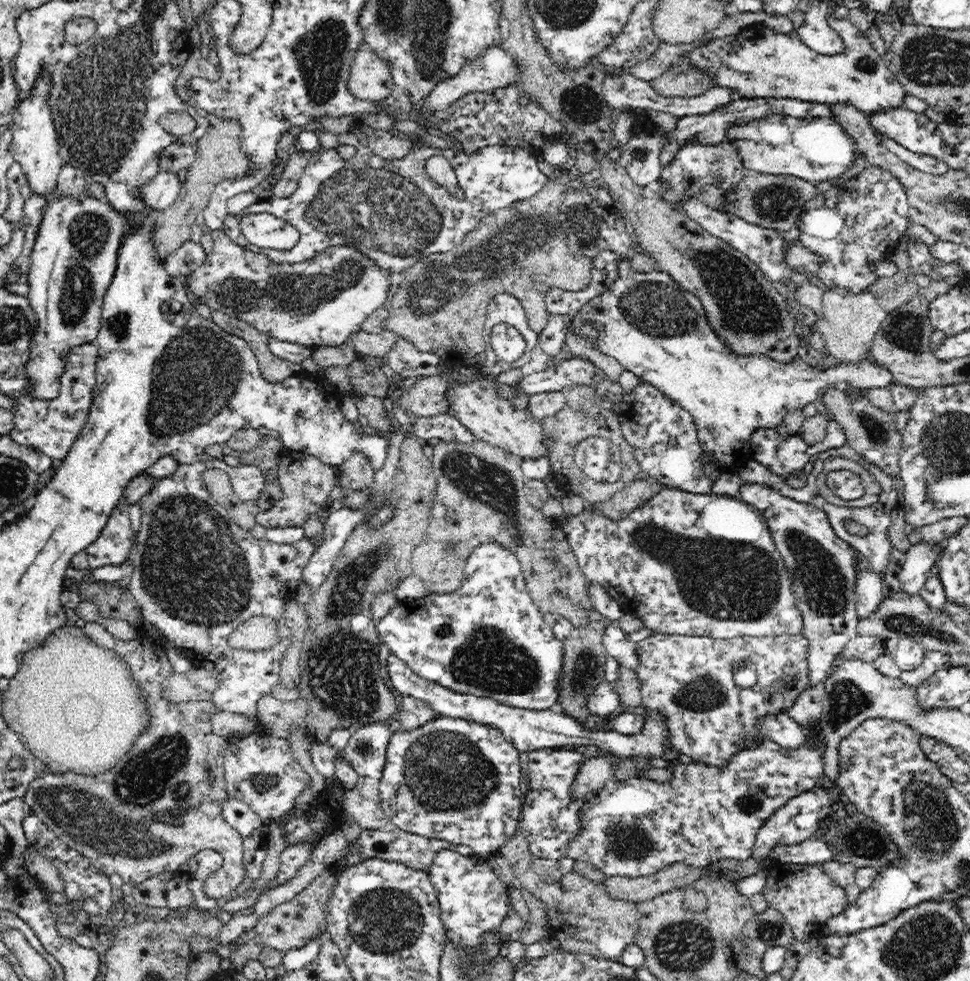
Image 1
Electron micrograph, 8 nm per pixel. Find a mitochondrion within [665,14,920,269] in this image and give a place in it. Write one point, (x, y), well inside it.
(775, 202)

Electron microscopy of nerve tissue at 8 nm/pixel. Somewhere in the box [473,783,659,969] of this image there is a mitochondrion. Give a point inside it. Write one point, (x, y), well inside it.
(628, 842)

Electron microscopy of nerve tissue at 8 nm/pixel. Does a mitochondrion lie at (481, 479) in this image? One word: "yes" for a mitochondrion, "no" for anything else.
yes

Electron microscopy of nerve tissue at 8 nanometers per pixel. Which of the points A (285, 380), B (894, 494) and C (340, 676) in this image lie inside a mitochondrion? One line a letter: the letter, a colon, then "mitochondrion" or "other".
A: other
B: other
C: mitochondrion

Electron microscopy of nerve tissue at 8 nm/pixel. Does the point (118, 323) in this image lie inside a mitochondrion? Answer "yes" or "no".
yes

